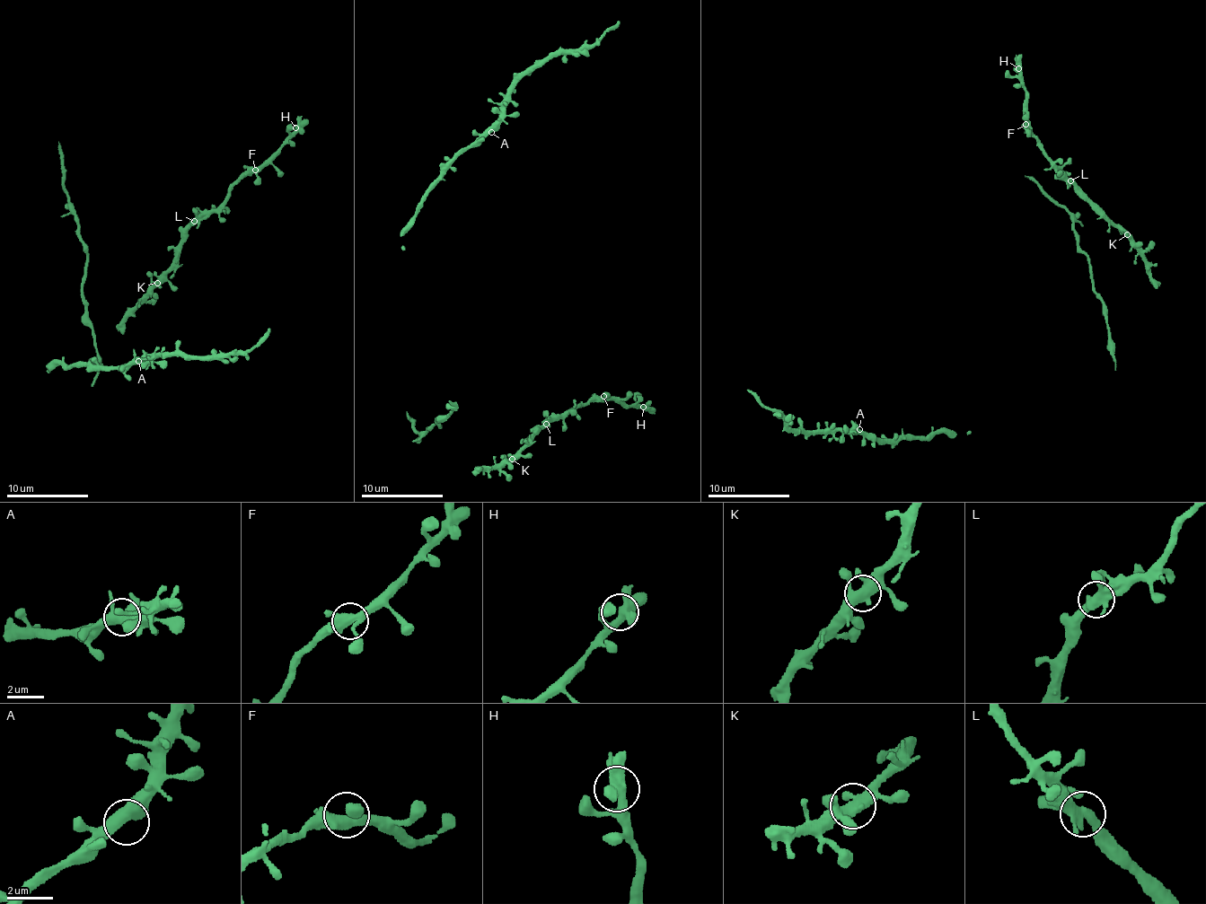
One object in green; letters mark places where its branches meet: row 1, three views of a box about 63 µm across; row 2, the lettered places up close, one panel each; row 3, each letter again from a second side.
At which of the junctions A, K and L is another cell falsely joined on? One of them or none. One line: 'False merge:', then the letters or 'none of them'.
False merge: none of them

